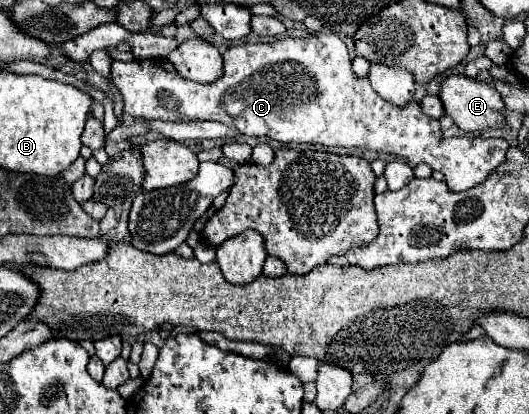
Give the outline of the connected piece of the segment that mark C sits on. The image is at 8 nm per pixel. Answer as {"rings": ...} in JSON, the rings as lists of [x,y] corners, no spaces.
{"rings":[[[315,33],[309,37],[285,37],[275,43],[243,43],[233,45],[223,55],[223,75],[209,83],[197,83],[183,79],[167,59],[147,61],[113,61],[111,77],[123,97],[123,111],[139,119],[161,121],[219,121],[235,125],[239,133],[253,137],[267,137],[281,143],[321,143],[327,147],[357,147],[379,153],[393,153],[403,157],[411,169],[419,163],[427,163],[433,171],[441,171],[449,189],[465,191],[485,181],[485,177],[503,163],[509,149],[505,139],[483,137],[451,137],[443,139],[437,119],[425,115],[415,101],[399,107],[383,99],[369,83],[367,77],[357,77],[351,69],[351,57],[345,43],[335,33]]]}

